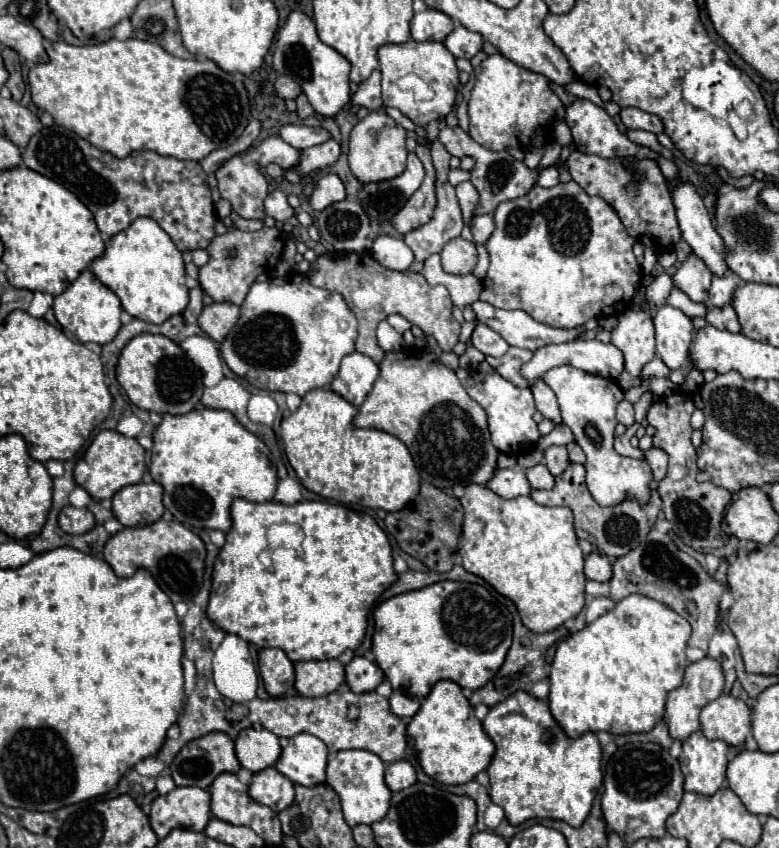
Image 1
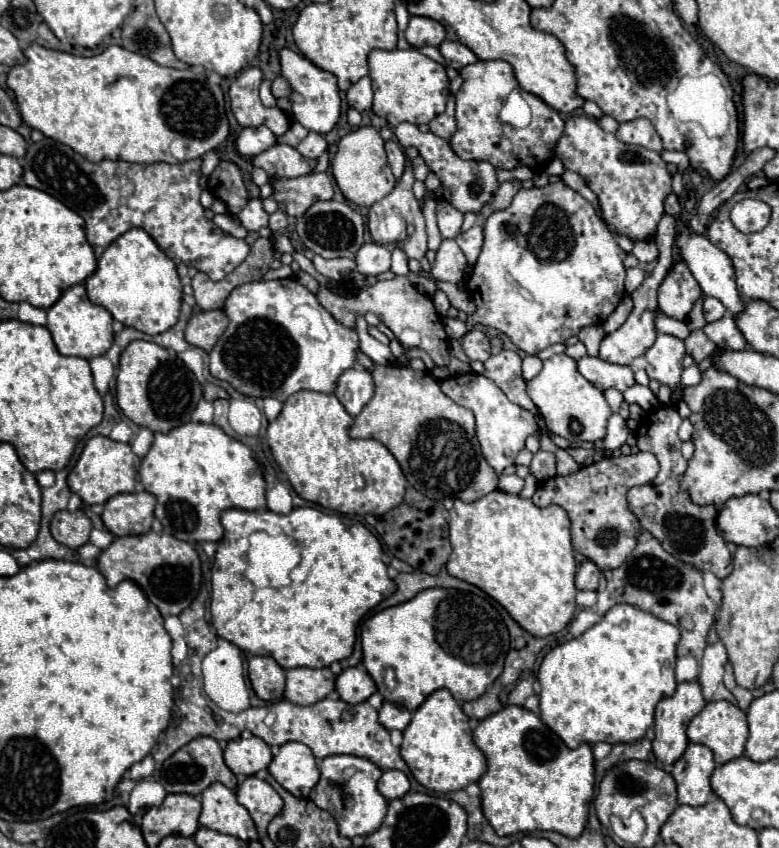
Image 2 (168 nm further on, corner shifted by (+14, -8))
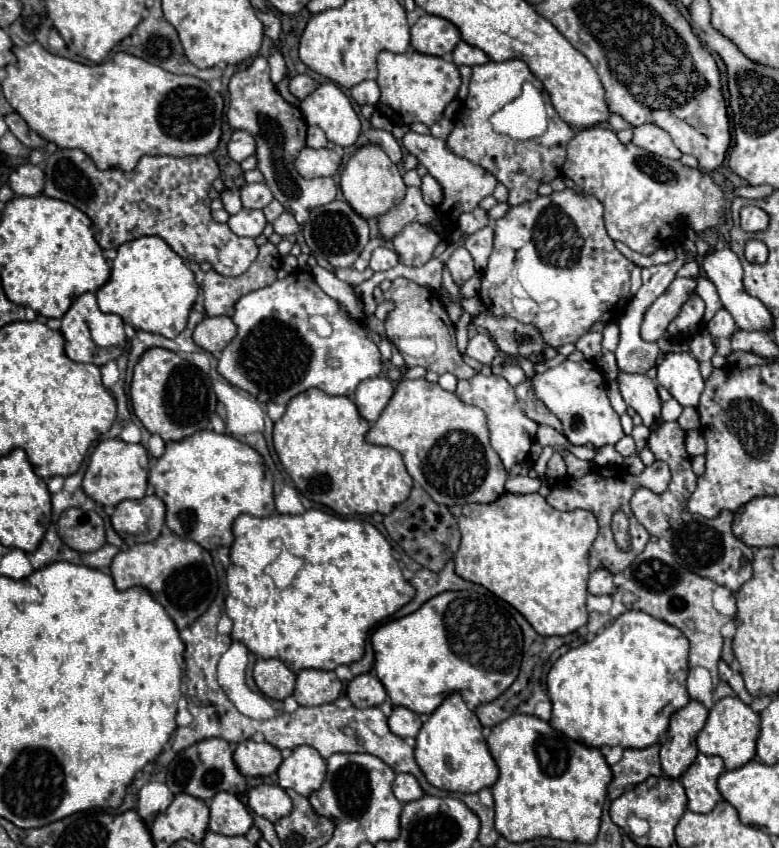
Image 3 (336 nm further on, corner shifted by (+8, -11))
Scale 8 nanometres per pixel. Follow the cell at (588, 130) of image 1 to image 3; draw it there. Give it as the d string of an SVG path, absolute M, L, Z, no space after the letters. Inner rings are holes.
M603 126L583 128L573 136L567 146L563 176L569 176L583 192L595 196L605 206L603 218L611 238L641 254L675 246L681 218L695 232L725 220L723 192L707 172L687 168L679 160L659 160L635 144L621 144L615 132Z

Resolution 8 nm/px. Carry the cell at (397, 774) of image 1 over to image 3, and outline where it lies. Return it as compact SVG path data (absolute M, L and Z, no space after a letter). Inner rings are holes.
M397 774L393 782L393 794L399 802L407 804L413 800L419 800L423 796L423 790L413 774Z

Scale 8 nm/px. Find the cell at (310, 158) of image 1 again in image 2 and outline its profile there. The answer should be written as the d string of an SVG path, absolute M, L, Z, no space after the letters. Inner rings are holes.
M309 131L309 135L297 145L297 151L309 159L317 159L325 149L327 149L325 137L319 133L313 133L313 131Z

